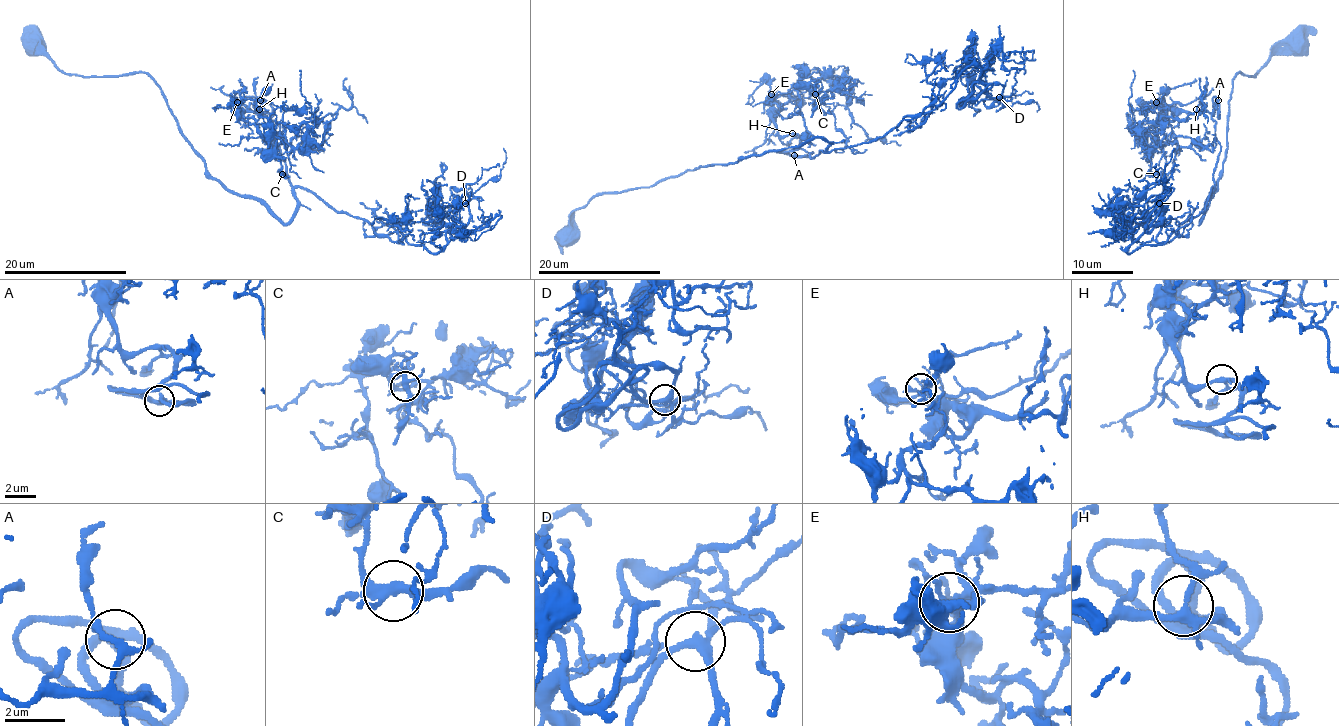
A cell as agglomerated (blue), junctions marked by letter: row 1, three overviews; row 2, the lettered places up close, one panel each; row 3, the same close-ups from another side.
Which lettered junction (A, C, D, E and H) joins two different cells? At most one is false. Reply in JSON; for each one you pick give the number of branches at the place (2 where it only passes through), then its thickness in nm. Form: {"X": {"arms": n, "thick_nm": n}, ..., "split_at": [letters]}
{"split_at": []}

